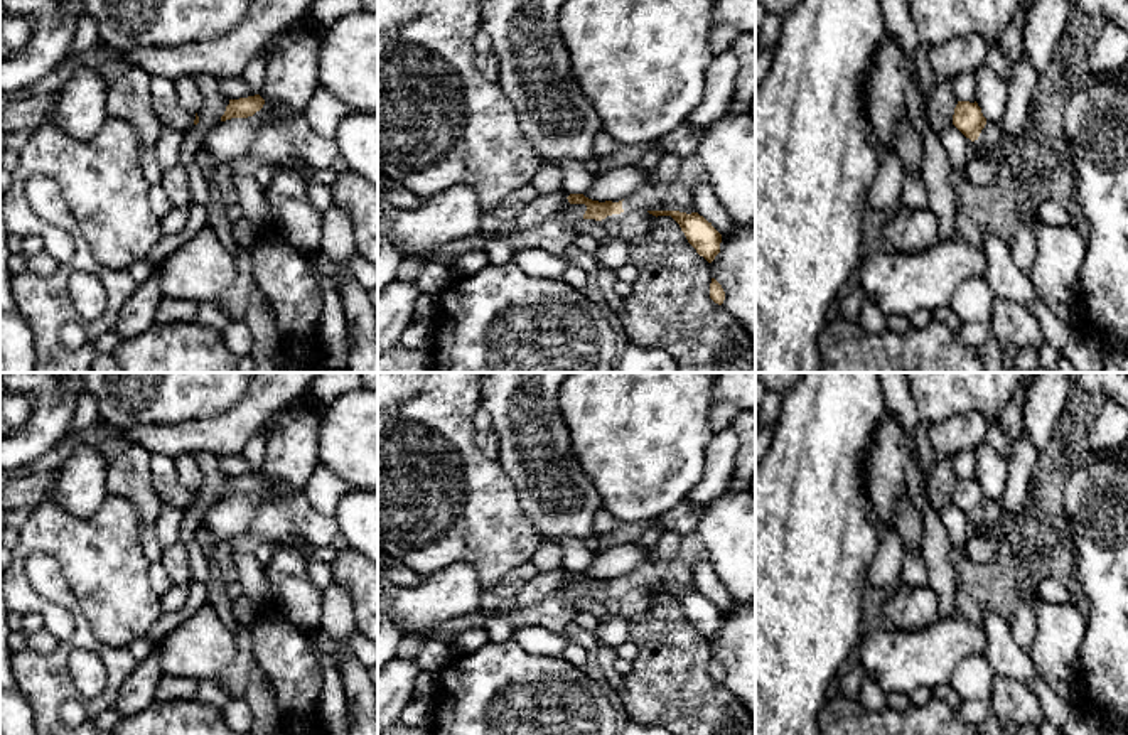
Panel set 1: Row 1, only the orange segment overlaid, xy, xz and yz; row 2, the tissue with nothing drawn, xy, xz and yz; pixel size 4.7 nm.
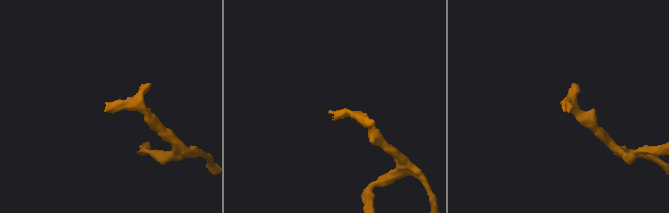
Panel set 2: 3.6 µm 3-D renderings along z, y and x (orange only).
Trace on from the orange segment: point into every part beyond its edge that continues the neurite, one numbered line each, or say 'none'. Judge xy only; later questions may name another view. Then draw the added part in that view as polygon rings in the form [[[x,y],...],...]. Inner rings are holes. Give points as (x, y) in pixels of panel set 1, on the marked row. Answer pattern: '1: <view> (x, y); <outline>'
1: xy (164, 100); [[[150,78],[150,101],[157,120],[185,133],[196,120],[196,113],[185,111],[177,99],[175,83],[167,78]]]

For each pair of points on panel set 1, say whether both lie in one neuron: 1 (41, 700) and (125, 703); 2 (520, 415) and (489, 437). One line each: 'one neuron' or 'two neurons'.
1: two neurons
2: two neurons

